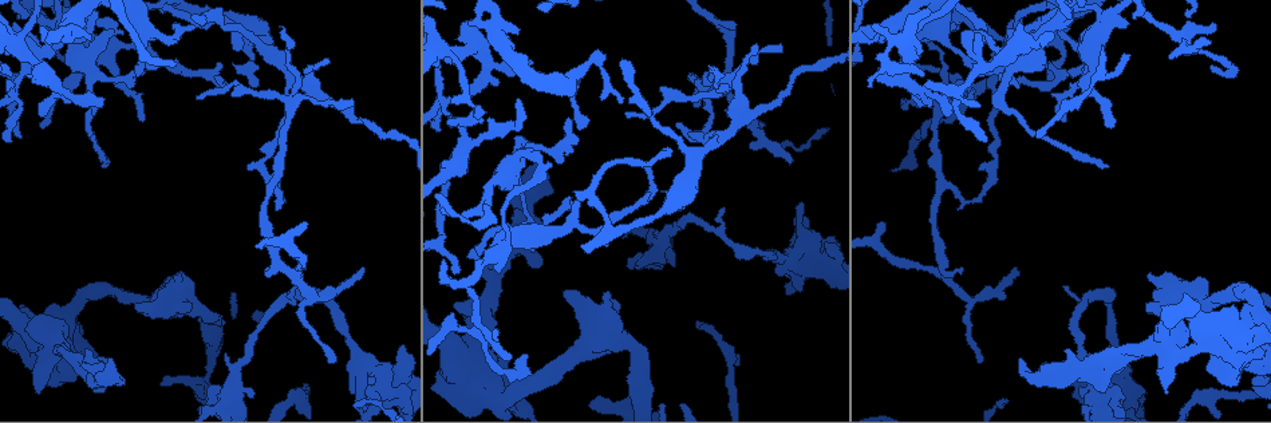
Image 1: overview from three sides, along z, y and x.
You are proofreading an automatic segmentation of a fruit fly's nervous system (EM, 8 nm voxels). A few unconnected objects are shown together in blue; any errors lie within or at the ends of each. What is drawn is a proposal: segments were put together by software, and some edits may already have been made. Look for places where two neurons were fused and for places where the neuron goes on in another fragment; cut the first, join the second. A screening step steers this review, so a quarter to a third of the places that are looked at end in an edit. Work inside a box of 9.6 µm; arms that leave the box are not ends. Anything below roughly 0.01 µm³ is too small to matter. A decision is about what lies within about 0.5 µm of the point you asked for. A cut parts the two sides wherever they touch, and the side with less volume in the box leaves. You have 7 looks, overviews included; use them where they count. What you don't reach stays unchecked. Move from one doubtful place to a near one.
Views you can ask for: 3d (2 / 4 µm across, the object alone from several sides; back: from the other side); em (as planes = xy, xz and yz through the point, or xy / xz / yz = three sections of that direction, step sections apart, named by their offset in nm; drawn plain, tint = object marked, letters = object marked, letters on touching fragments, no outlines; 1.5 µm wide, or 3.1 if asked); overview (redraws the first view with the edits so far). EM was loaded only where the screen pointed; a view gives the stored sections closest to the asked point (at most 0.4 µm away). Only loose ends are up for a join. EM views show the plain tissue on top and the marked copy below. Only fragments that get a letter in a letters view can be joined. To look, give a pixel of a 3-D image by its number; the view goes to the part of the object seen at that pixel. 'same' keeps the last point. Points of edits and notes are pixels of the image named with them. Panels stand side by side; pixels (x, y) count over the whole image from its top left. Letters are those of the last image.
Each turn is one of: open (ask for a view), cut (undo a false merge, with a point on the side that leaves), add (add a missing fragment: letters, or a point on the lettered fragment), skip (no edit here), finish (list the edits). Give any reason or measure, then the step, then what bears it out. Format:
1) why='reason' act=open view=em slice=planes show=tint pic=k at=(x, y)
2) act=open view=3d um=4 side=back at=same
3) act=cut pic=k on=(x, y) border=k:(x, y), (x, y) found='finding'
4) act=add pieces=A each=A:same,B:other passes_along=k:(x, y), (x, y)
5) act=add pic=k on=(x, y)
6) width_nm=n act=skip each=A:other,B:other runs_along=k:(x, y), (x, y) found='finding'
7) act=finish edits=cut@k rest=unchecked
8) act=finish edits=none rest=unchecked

why='tapers out' act=open view=3d um=4 pic=1 at=(709, 67)

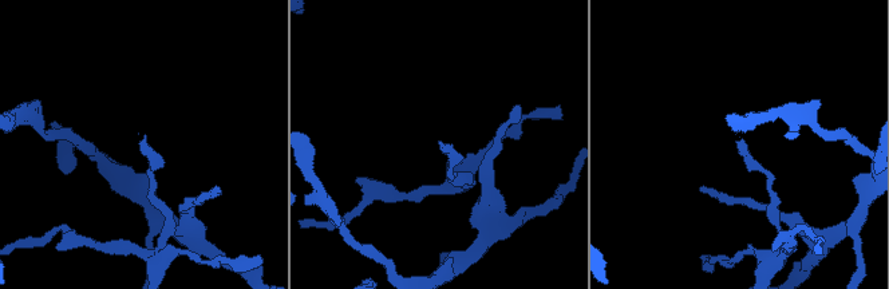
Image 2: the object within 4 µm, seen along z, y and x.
why='shape alone is not enough' act=open view=em slice=xy step=4 show=tint pic=2 at=(441, 147)

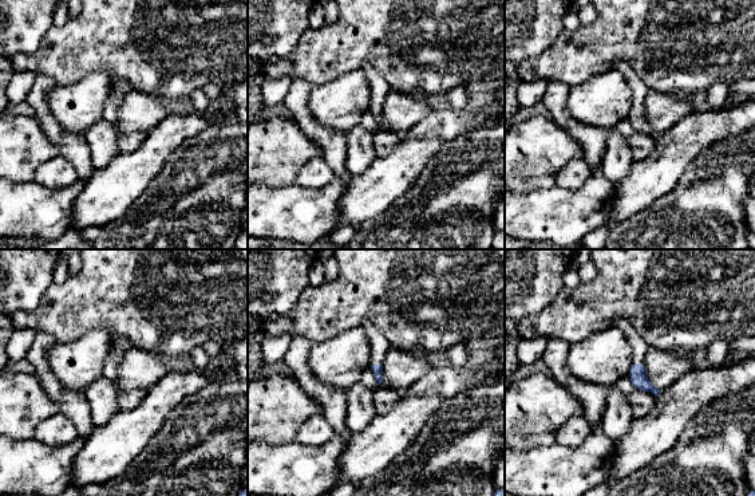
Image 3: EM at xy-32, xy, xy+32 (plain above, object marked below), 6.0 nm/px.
act=open view=em slice=planes show=letters at=same

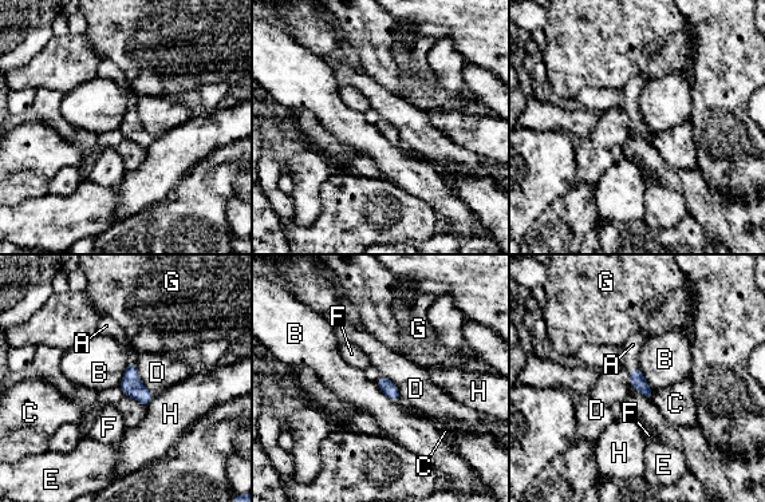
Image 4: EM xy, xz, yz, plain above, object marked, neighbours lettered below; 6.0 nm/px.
act=add pieces=A each=A:same,B:other,C:other,D:other,E:other,F:other,G:other,H:other passes_along=4:(637, 379), (633, 370), (633, 344) found='it goes on there'

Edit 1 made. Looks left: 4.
why='see it whole again' act=open view=overview

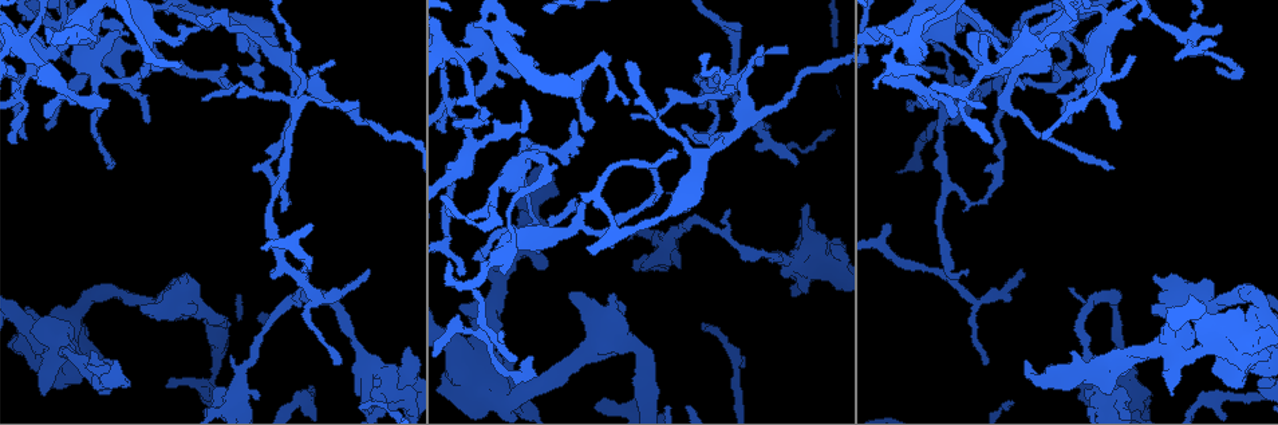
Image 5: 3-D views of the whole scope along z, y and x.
why='a narrow waist' act=open view=em slice=planes show=tint pic=5 at=(288, 138)

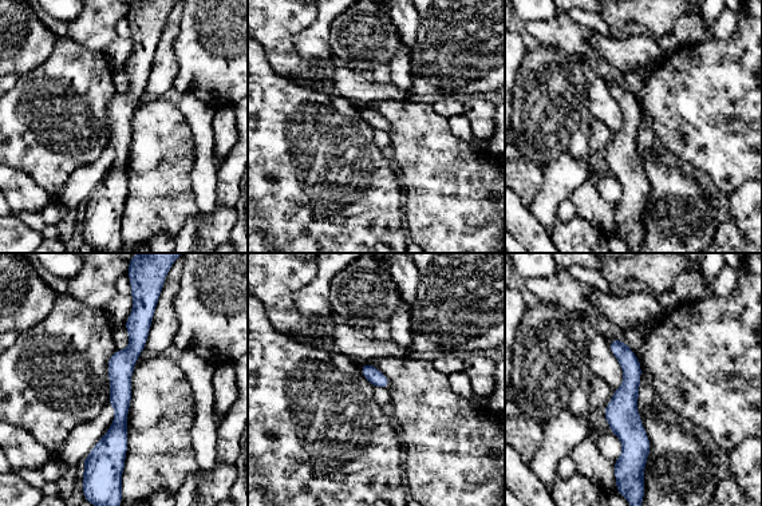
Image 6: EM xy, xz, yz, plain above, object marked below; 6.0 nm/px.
act=open view=em slice=planes show=letters at=same

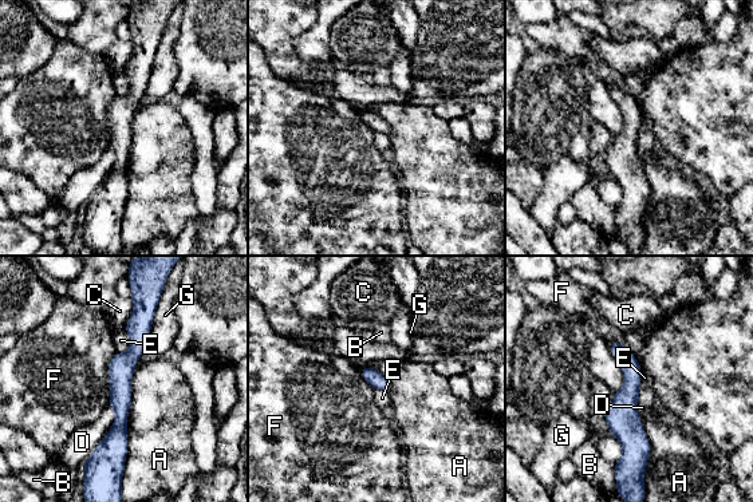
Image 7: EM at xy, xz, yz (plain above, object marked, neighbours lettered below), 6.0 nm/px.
width_nm=100 act=skip each=A:other,B:other,C:other,D:other,E:other,F:other,G:other runs_along=7:(140, 307), (113, 465) found='continuous, no second neuron'

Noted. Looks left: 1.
act=finish edits=add@4 rest=unchecked

